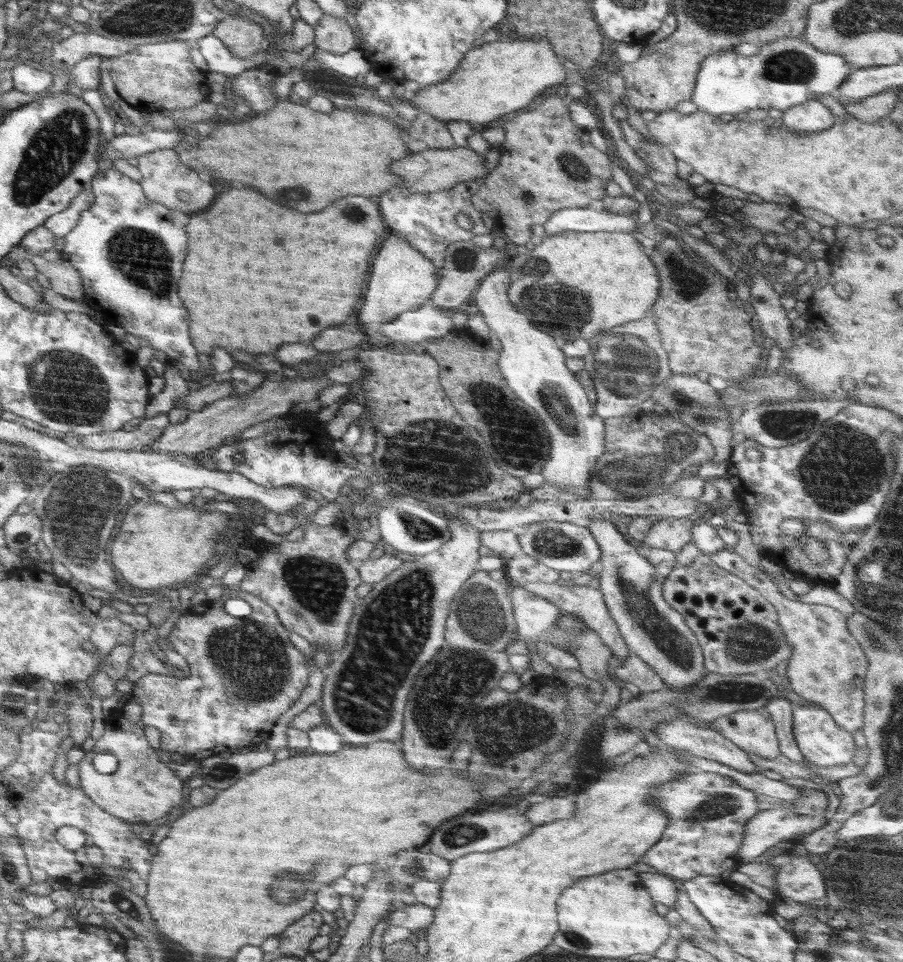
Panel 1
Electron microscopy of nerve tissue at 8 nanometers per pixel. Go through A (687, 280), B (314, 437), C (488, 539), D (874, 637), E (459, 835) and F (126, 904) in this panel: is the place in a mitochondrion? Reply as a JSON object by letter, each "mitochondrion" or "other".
{"A":"mitochondrion","B":"other","C":"other","D":"mitochondrion","E":"mitochondrion","F":"mitochondrion"}

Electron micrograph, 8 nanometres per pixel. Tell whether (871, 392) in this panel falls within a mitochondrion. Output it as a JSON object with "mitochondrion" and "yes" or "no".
{"mitochondrion":"no"}

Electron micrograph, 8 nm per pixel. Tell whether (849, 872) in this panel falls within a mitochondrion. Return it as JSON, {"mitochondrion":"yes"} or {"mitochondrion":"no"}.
{"mitochondrion":"yes"}

